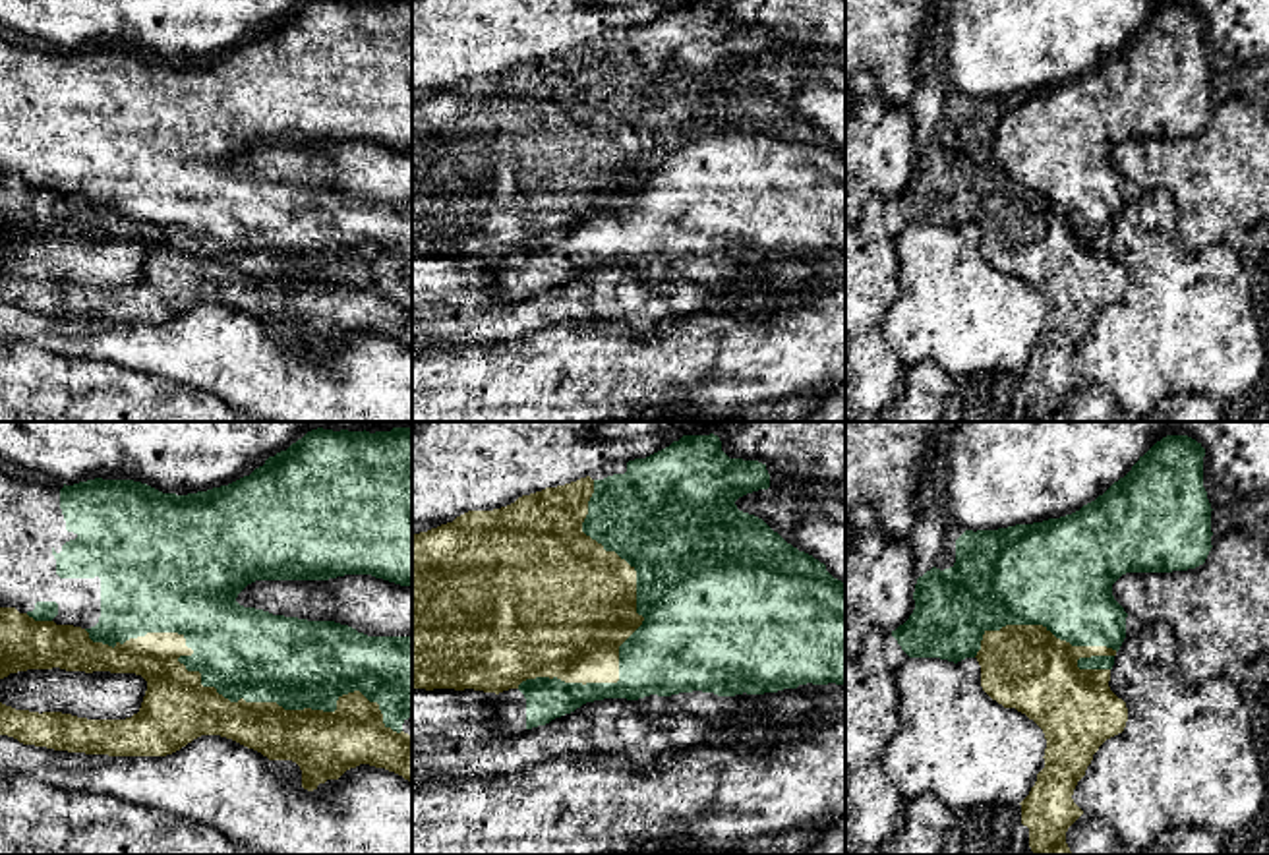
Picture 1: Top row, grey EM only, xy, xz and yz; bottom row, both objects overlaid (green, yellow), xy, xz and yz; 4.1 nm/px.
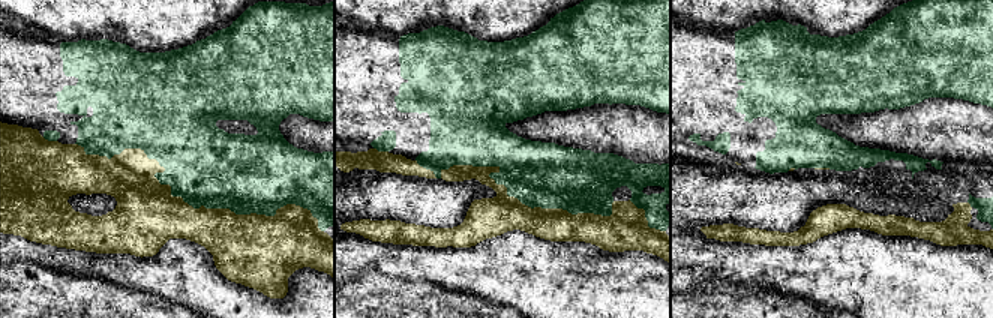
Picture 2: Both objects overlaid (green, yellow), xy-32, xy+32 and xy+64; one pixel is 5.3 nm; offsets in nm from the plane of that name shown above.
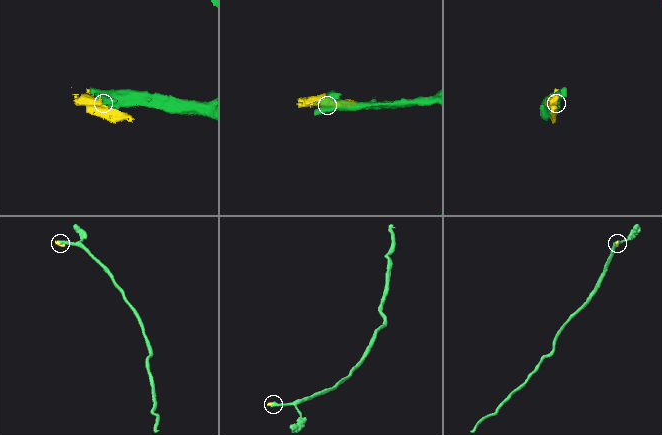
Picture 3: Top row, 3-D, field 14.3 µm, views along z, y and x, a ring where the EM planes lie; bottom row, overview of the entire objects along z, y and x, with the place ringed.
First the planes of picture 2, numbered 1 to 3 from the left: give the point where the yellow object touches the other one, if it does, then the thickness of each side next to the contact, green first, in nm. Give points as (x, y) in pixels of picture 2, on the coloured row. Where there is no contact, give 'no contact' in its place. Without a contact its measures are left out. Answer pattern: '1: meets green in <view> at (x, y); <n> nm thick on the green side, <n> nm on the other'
1: meets green in xy-32 at (189, 204); 420 nm thick on the green side, 340 nm on the other
2: meets green in xy+32 at (513, 195); 360 nm thick on the green side, 220 nm on the other
3: meets green in xy+64 at (969, 203); 90 nm thick on the green side, 150 nm on the other

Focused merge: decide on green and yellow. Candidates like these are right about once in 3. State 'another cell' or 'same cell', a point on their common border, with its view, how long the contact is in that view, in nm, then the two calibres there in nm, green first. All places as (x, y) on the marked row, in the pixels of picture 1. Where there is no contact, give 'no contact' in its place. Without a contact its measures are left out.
another cell; meets green in xy at (229, 699); contact 1400 nm long; 380 nm thick on the green side, 300 nm on the other

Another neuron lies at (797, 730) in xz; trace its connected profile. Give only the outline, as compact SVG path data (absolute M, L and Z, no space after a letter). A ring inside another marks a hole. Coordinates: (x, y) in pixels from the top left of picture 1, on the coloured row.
M799 718L797 722L793 722L793 723L783 723L783 725L780 727L780 733L778 733L778 737L776 737L776 743L778 743L778 745L795 743L795 741L803 739L807 733L809 733L809 727L807 727L807 723Z

